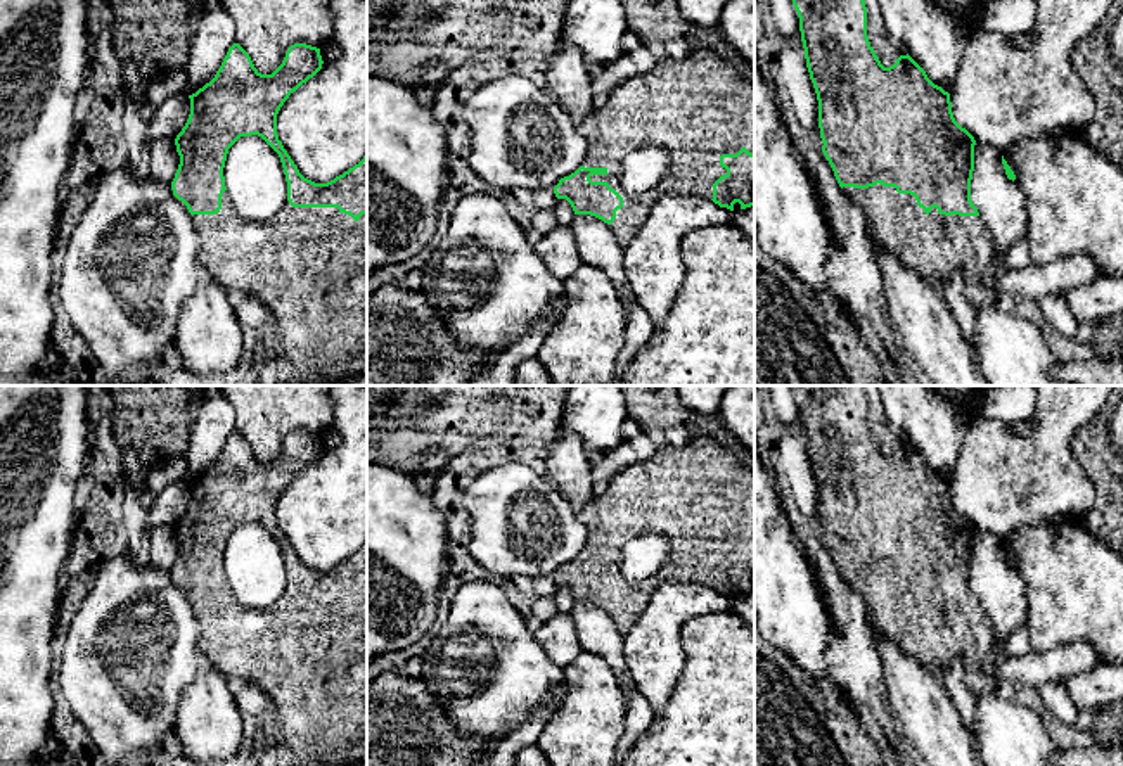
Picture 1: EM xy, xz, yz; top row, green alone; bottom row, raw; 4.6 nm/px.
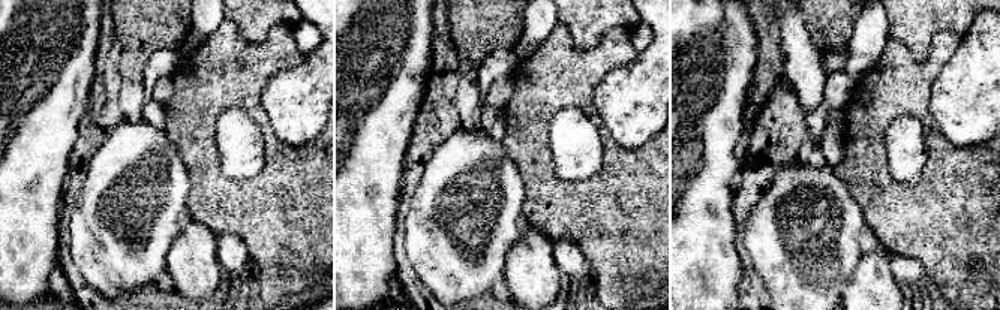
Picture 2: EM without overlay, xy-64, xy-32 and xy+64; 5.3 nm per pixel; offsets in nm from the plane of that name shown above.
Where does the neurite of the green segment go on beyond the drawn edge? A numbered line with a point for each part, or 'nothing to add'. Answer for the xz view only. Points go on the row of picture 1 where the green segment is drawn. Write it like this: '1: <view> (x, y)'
1: xz (698, 108)

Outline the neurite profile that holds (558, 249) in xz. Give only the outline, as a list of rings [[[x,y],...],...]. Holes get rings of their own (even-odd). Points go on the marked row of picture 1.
[[[561,225],[542,235],[535,251],[545,266],[561,280],[569,278],[583,263],[573,232]]]

